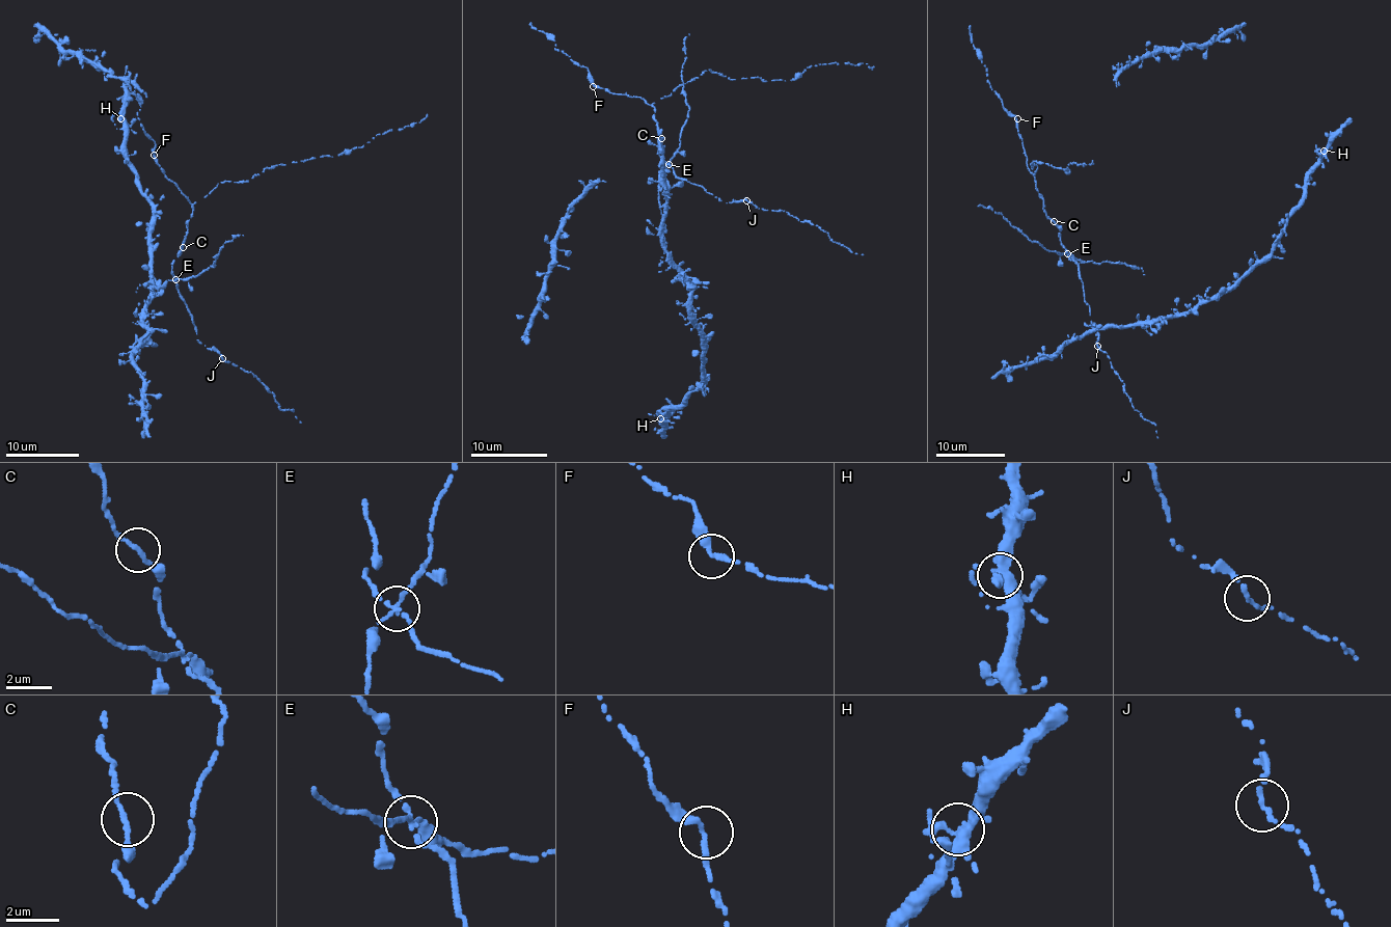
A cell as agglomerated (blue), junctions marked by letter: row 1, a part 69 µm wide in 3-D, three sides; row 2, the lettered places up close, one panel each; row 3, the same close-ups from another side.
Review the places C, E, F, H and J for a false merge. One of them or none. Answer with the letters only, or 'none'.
E

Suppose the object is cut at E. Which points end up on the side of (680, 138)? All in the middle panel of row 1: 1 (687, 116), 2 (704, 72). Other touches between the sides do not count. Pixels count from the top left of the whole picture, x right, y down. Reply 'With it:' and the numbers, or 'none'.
With it: 1

